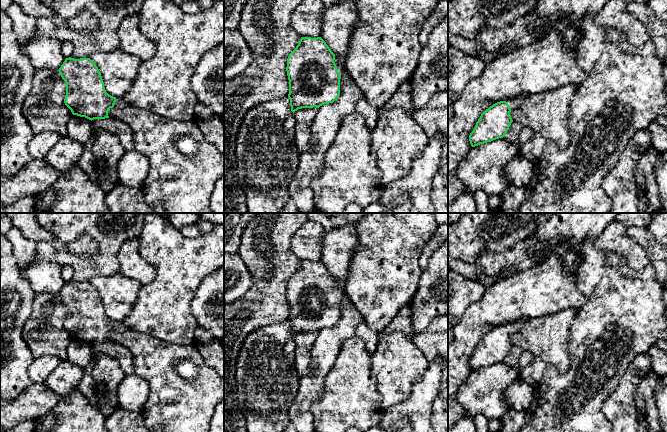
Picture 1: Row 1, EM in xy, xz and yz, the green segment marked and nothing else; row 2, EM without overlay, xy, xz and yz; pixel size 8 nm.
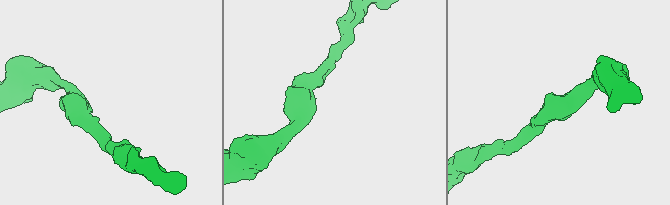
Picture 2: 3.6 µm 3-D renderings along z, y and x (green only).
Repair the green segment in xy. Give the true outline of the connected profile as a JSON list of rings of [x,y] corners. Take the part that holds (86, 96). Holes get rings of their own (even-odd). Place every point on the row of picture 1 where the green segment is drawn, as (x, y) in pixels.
[[[66,58],[58,71],[66,83],[64,103],[73,115],[85,117],[91,121],[105,119],[109,118],[108,111],[110,108],[122,109],[127,106],[122,97],[113,97],[106,92],[101,73],[90,58]]]

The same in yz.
[[[511,97],[486,109],[469,135],[472,147],[503,138],[513,122],[510,112],[522,105],[528,97]]]

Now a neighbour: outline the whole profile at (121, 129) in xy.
[[[115,118],[94,119],[93,131],[89,141],[84,144],[84,152],[78,162],[78,165],[86,172],[90,180],[99,186],[98,176],[95,172],[94,156],[91,148],[96,141],[96,135],[100,131],[111,132],[116,134],[121,142],[121,145],[126,151],[134,149],[133,133],[131,128],[125,123]]]

